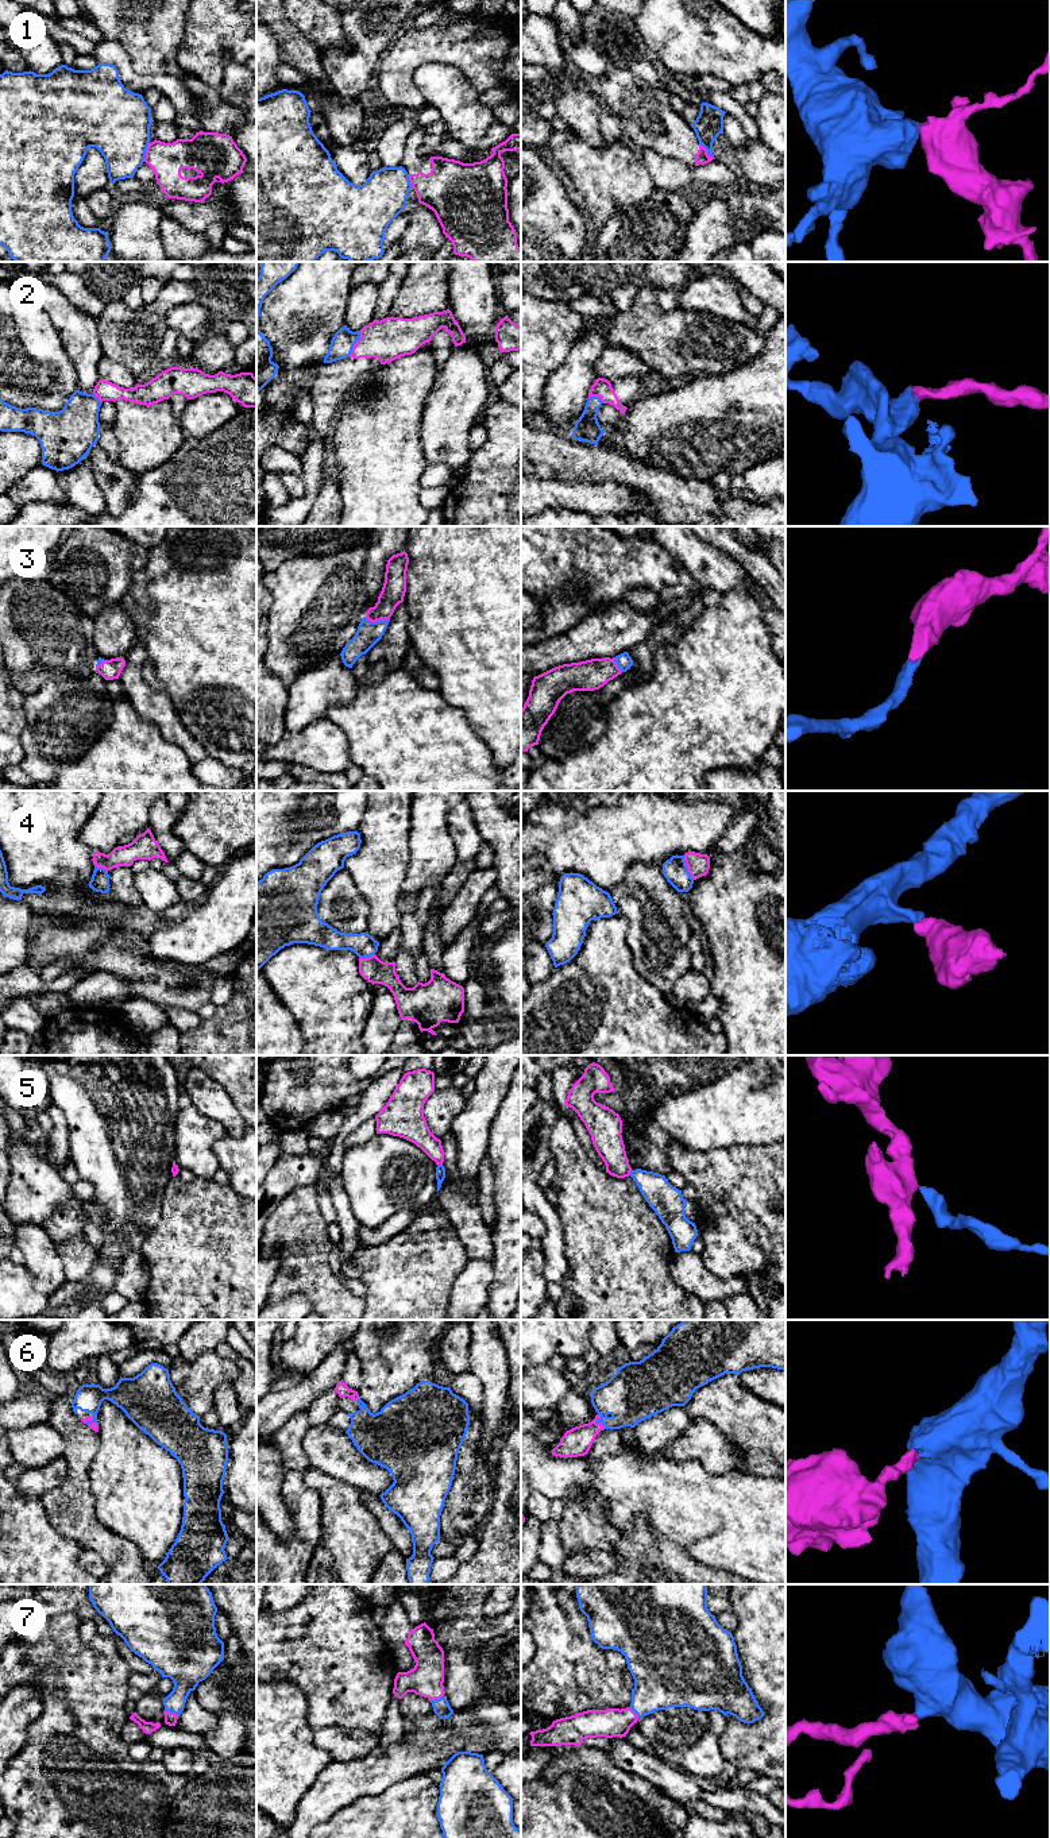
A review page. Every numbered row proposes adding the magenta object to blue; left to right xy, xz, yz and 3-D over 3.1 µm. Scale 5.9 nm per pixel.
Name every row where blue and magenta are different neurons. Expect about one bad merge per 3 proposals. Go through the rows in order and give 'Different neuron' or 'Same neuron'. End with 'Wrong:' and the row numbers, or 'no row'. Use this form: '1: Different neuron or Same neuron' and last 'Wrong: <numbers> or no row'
1: Different neuron
2: Same neuron
3: Same neuron
4: Same neuron
5: Different neuron
6: Same neuron
7: Same neuron
Wrong: 1, 5

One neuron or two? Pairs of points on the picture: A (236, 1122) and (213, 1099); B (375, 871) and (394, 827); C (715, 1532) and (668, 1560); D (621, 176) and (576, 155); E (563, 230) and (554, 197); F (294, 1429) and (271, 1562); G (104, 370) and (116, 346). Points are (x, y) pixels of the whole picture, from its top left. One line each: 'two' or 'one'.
A: one
B: one
C: two
D: one
E: one
F: one
G: two

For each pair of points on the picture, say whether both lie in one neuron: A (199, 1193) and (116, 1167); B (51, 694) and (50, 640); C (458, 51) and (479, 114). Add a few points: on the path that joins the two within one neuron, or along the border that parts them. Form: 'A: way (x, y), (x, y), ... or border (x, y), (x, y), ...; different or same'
A: border (172, 1176), (163, 1193), (159, 1215); different
B: border (83, 678), (45, 682), (26, 697); different
C: border (440, 62), (454, 65), (478, 93); different

